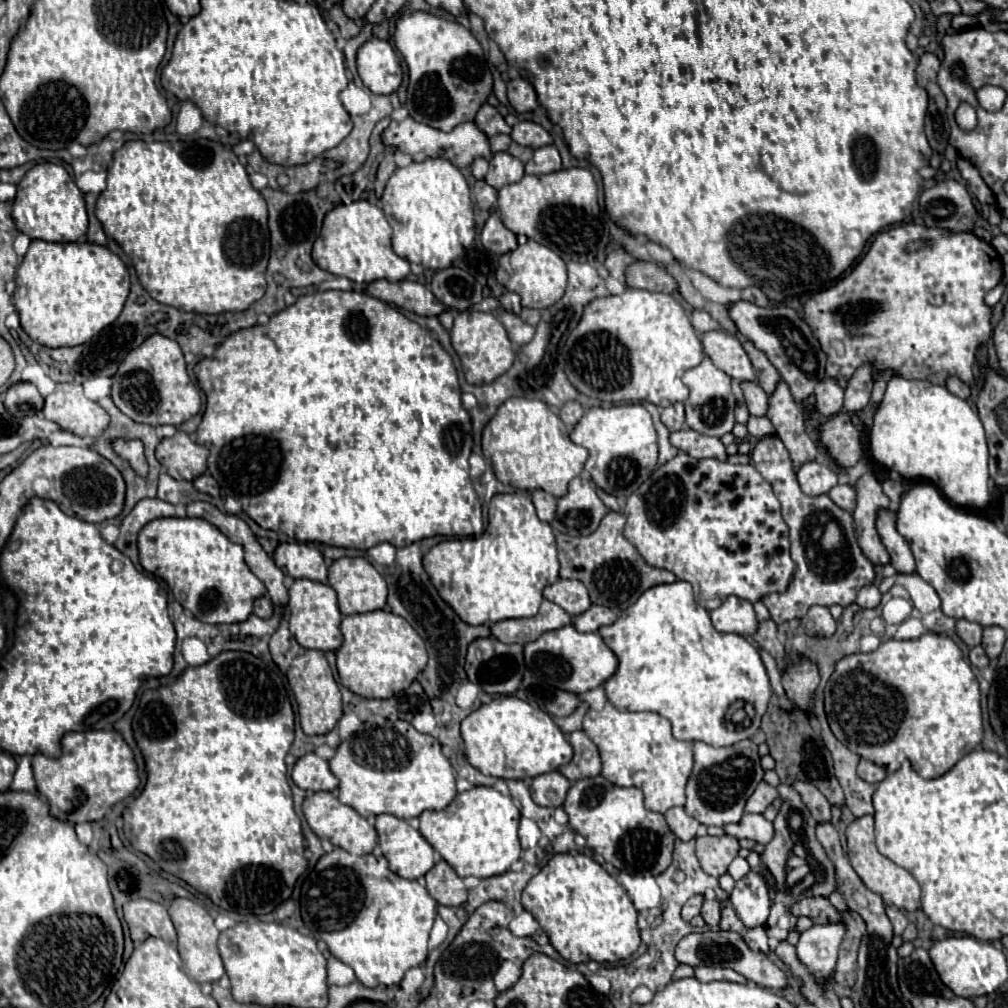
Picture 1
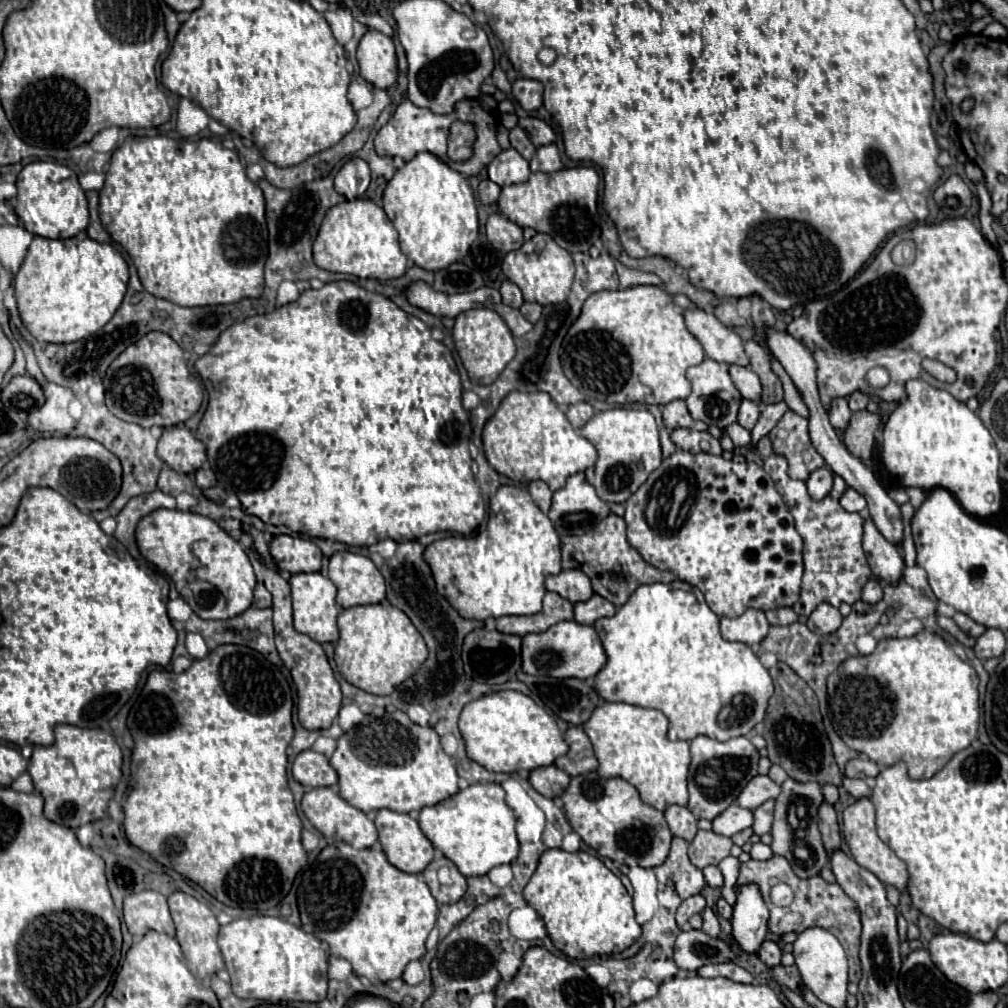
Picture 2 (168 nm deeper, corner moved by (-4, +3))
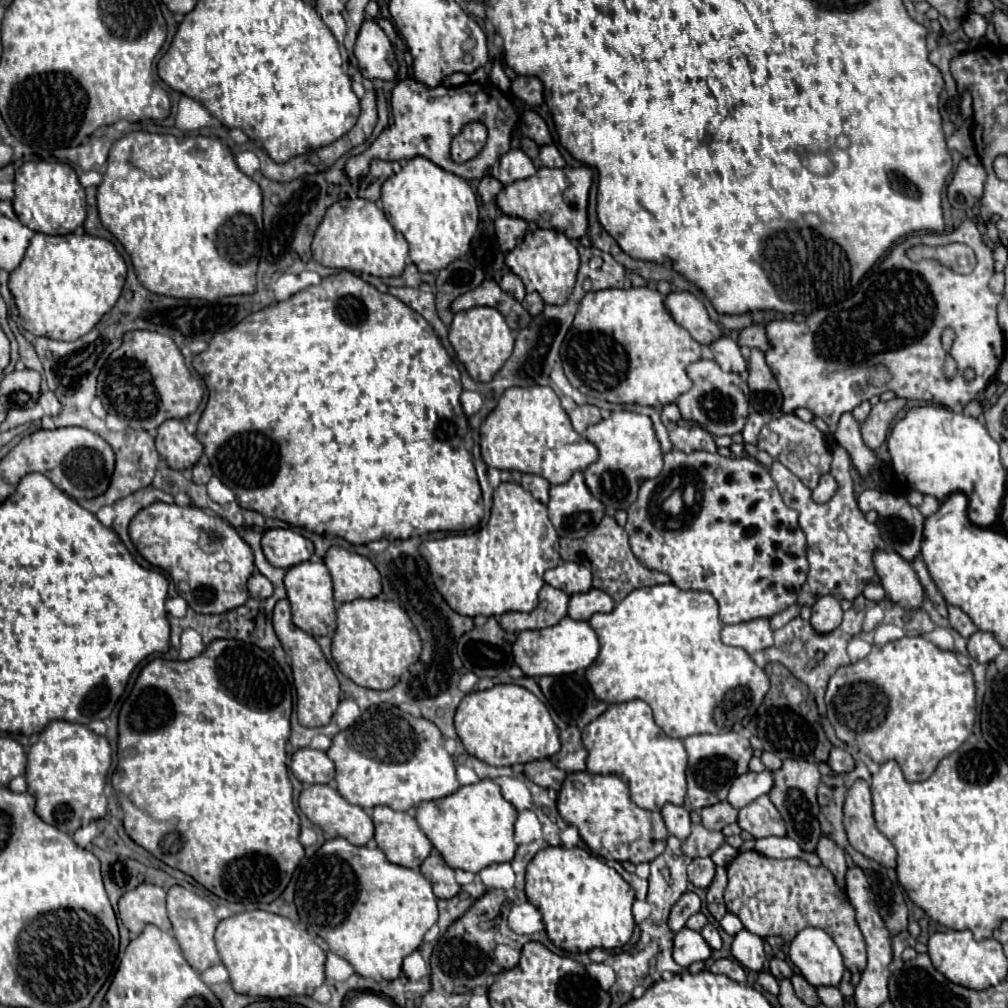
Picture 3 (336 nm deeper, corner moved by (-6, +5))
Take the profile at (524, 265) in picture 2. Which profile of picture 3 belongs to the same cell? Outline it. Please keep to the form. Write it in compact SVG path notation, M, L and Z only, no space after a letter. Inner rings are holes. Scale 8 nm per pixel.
M535 229L525 235L523 243L507 253L505 265L523 281L527 293L537 291L543 303L563 305L575 285L575 275L579 269L579 253L575 245L563 237L563 233L553 229Z

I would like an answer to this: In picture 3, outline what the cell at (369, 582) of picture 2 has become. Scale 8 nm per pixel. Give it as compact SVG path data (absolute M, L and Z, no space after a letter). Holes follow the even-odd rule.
M331 547L323 561L333 577L337 605L361 597L371 599L381 593L381 575L367 557L343 547Z

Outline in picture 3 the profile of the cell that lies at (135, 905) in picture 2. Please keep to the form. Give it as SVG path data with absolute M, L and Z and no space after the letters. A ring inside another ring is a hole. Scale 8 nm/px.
M143 883L119 899L119 917L131 935L139 935L147 925L157 925L161 931L171 931L165 897L167 893L161 887Z

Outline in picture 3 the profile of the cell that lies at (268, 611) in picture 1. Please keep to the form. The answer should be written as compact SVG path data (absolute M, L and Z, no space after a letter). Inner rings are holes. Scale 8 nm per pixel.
M261 573L251 575L251 577L249 577L247 587L249 587L251 597L253 597L253 599L257 599L257 601L265 601L265 599L267 599L267 597L271 597L271 593L273 593L273 585L271 585L271 583L269 583L269 579L267 579L267 577L263 577Z

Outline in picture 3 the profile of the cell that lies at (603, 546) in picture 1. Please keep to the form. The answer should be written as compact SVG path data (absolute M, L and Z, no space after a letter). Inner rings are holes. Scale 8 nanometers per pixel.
M605 515L603 521L583 539L561 539L561 559L585 565L593 573L593 587L605 591L615 603L625 599L633 589L671 581L667 573L647 569L639 563L629 547L627 531L609 515Z

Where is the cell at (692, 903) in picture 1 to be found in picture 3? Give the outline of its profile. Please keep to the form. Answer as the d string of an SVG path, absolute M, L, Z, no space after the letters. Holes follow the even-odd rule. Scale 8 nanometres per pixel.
M687 891L687 893L673 905L673 909L671 909L671 915L669 915L669 927L671 927L671 931L673 931L673 933L681 931L681 929L685 927L687 919L689 919L691 915L695 915L699 909L701 909L701 899L699 899L695 893Z

